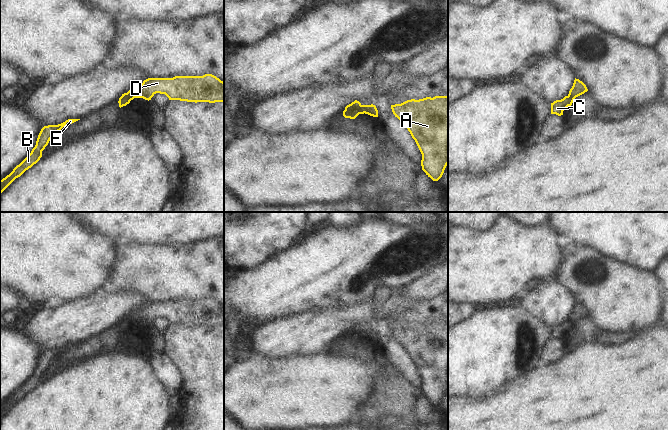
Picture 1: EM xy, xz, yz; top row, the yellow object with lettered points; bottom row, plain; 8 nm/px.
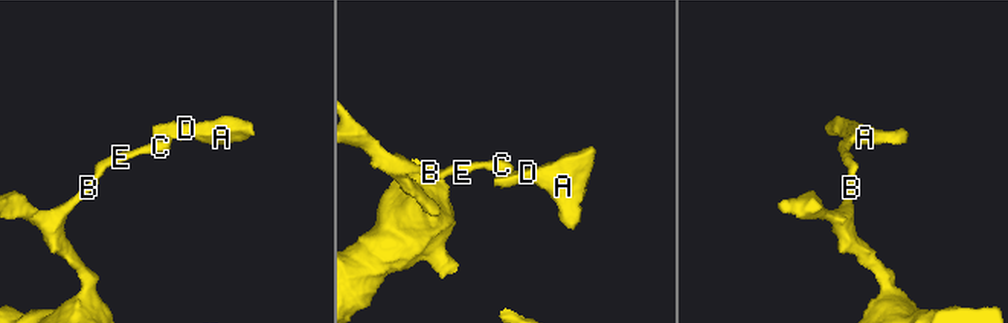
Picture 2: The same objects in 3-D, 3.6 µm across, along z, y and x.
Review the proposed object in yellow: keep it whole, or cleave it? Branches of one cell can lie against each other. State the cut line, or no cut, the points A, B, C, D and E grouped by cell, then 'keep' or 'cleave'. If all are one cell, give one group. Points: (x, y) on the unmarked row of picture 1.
cut in xz along (362, 329), (347, 335), (344, 334); A D / B C E; cleave

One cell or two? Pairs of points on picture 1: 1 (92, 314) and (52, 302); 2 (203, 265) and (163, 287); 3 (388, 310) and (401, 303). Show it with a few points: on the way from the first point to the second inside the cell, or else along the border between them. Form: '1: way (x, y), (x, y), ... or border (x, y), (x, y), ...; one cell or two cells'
1: border (63, 301), (56, 307), (43, 309); two cells
2: way (193, 271), (178, 272), (173, 277); one cell
3: way (391, 307), (398, 303); one cell

